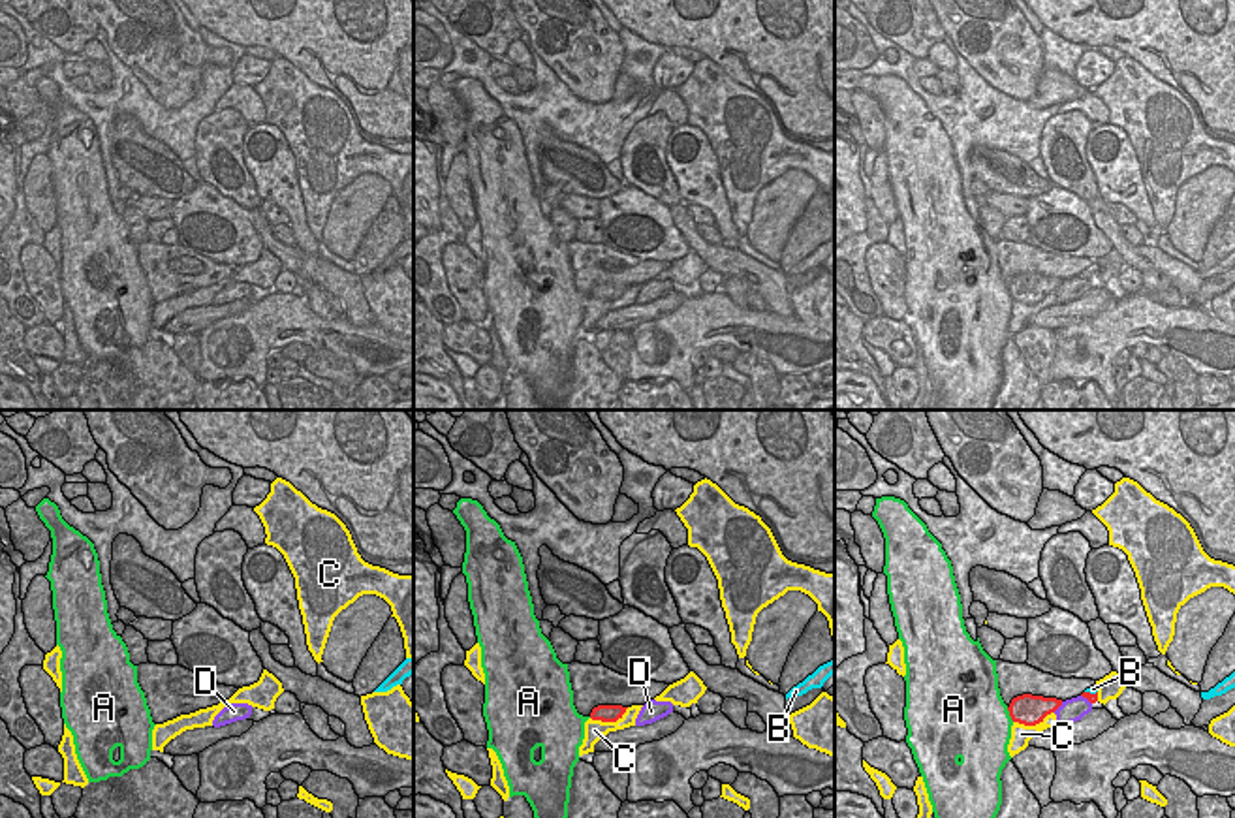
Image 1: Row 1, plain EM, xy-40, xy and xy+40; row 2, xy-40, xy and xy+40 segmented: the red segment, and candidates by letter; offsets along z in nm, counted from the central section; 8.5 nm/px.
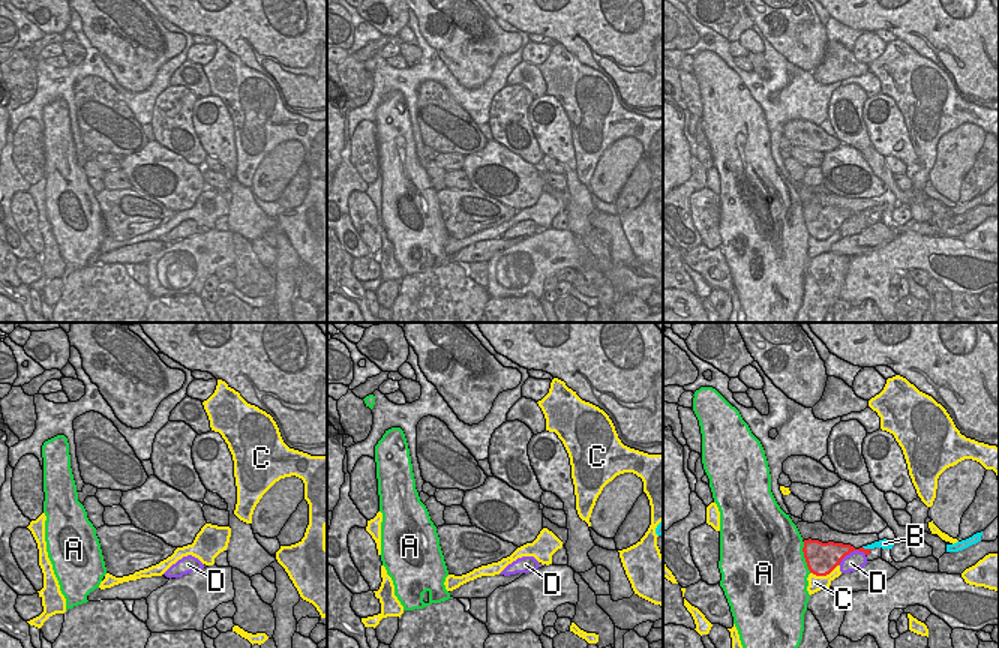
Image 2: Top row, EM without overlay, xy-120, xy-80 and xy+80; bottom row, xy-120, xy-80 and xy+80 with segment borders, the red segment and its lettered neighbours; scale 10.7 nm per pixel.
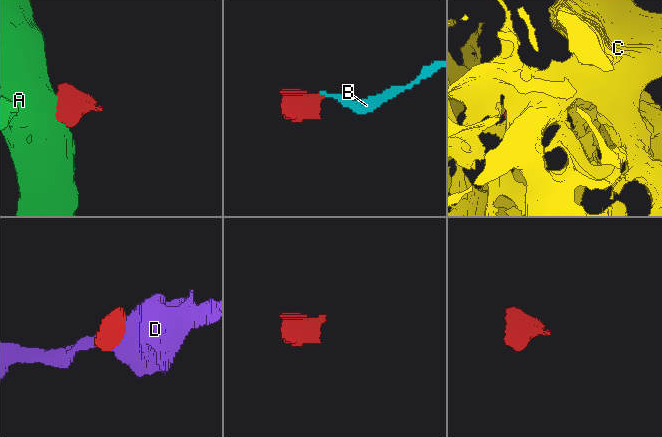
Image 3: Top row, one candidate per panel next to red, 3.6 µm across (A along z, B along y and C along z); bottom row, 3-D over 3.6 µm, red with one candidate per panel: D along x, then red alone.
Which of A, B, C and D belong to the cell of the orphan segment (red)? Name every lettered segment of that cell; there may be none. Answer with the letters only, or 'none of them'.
B

